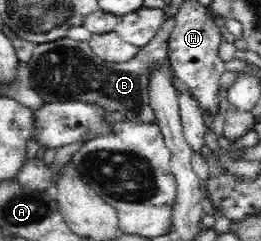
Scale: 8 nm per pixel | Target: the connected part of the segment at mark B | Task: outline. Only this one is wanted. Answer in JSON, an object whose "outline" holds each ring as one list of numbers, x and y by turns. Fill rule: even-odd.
{"outline":[[71,38,56,39,52,42,35,45,28,67,30,68,30,81,32,89,41,97,44,104,61,101,83,101,84,103,97,103,103,105,106,111,117,111,126,120,141,123,157,124,155,111,150,105,150,74,156,68,162,68,163,61,168,57,168,49,149,49,149,45,139,48,133,59,124,63,112,63,101,59,93,53,87,41,75,41]]}

